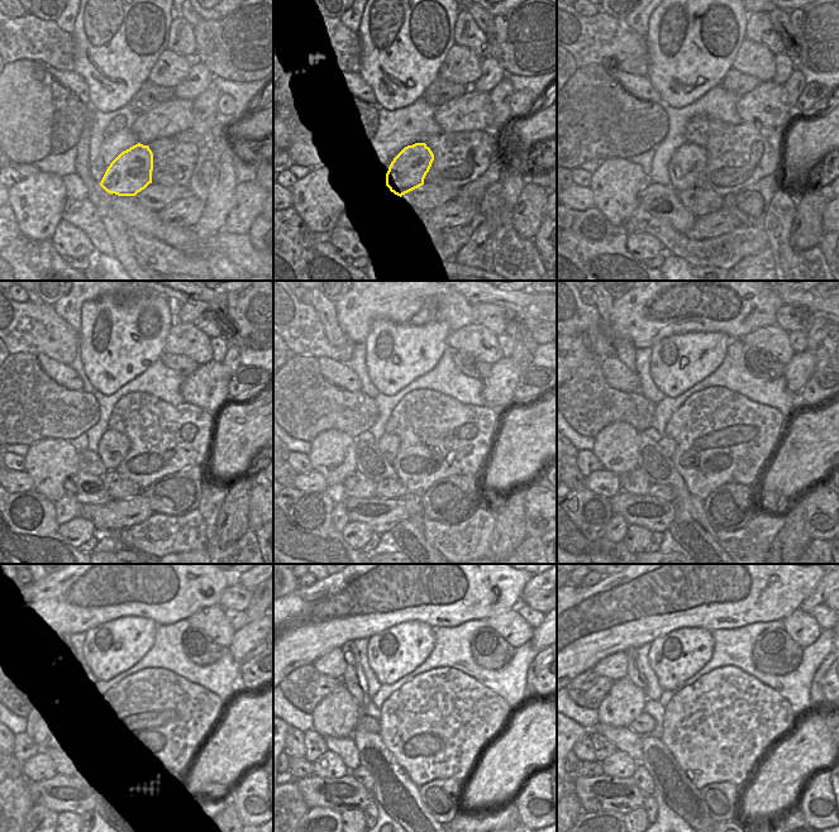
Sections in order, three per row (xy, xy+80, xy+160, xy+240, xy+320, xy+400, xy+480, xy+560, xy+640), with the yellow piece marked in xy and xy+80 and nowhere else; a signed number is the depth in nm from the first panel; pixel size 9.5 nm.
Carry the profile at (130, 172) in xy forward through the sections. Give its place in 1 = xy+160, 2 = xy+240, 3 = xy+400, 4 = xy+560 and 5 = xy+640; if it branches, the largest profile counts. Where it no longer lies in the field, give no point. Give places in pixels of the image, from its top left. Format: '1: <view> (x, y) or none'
1: xy+160 (689, 161)
2: xy+240 (114, 445)
3: xy+400 (667, 444)
4: xy+560 (371, 725)
5: xy+640 (644, 723)

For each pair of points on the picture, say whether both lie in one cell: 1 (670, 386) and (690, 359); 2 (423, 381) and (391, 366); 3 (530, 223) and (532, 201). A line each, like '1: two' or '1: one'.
1: one
2: two
3: one

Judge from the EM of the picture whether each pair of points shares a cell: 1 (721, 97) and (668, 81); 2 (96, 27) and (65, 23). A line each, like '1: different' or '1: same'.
1: different
2: different

